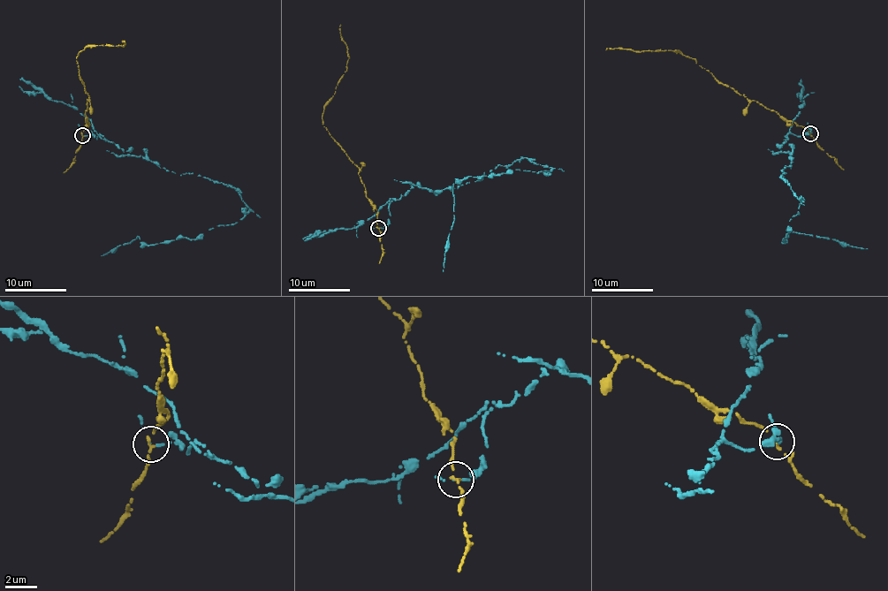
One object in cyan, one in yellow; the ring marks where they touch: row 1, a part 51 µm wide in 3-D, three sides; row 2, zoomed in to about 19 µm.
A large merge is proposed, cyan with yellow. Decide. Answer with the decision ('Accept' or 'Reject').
Reject

